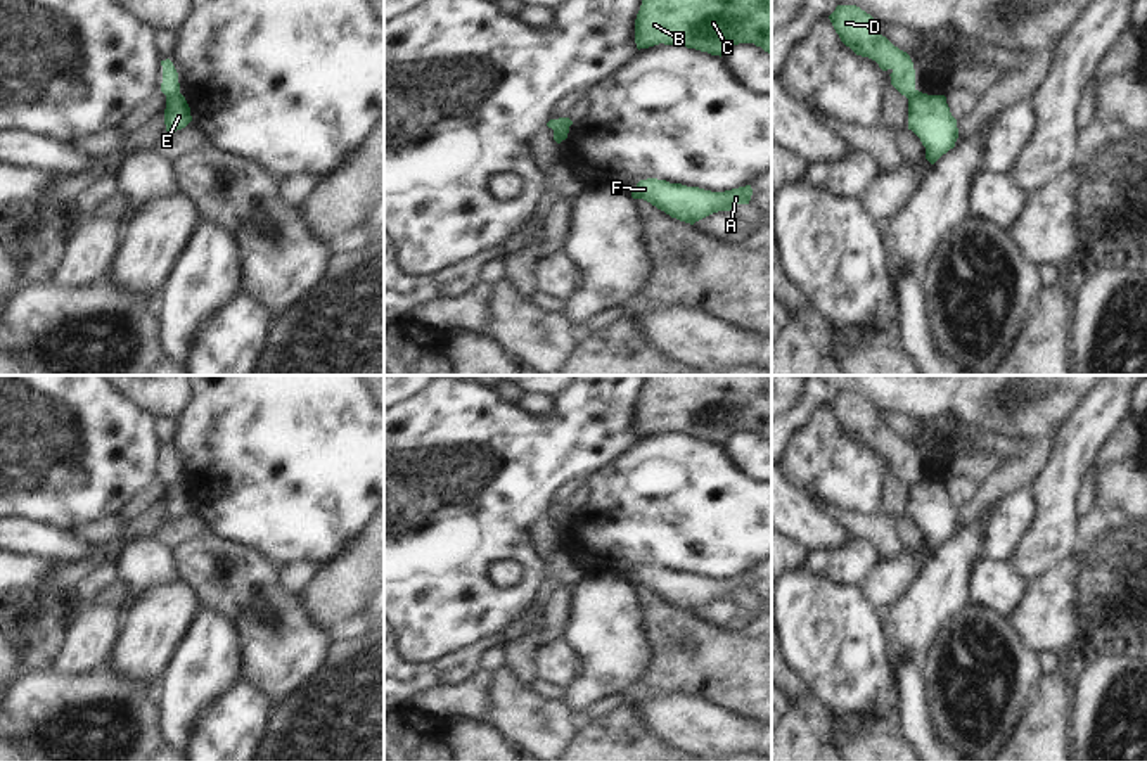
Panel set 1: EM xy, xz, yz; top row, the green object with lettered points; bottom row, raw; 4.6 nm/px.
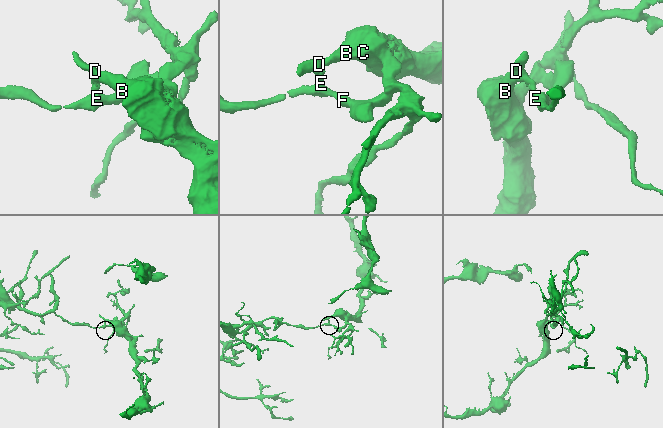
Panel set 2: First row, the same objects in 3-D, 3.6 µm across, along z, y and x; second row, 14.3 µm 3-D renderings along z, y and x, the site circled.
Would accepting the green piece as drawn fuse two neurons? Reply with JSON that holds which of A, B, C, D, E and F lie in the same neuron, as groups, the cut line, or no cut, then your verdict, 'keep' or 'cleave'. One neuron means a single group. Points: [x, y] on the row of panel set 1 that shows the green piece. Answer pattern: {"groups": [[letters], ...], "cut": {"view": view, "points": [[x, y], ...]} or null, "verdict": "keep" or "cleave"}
{"groups": [["A", "E", "F"], ["B", "C", "D"]], "cut": {"view": "xz", "points": [[568, 127], [554, 130]]}, "verdict": "cleave"}

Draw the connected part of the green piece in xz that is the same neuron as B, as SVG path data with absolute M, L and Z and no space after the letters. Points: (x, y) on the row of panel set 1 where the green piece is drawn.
M642 0L635 43L638 50L664 43L720 57L734 45L754 43L772 54L772 0Z

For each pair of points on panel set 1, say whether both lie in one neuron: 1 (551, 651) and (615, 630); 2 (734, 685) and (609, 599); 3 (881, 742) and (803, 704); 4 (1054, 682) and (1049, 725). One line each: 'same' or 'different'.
1: different
2: different
3: same
4: same

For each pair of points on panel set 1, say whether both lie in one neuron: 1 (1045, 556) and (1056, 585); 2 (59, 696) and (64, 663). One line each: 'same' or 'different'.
1: different
2: different

